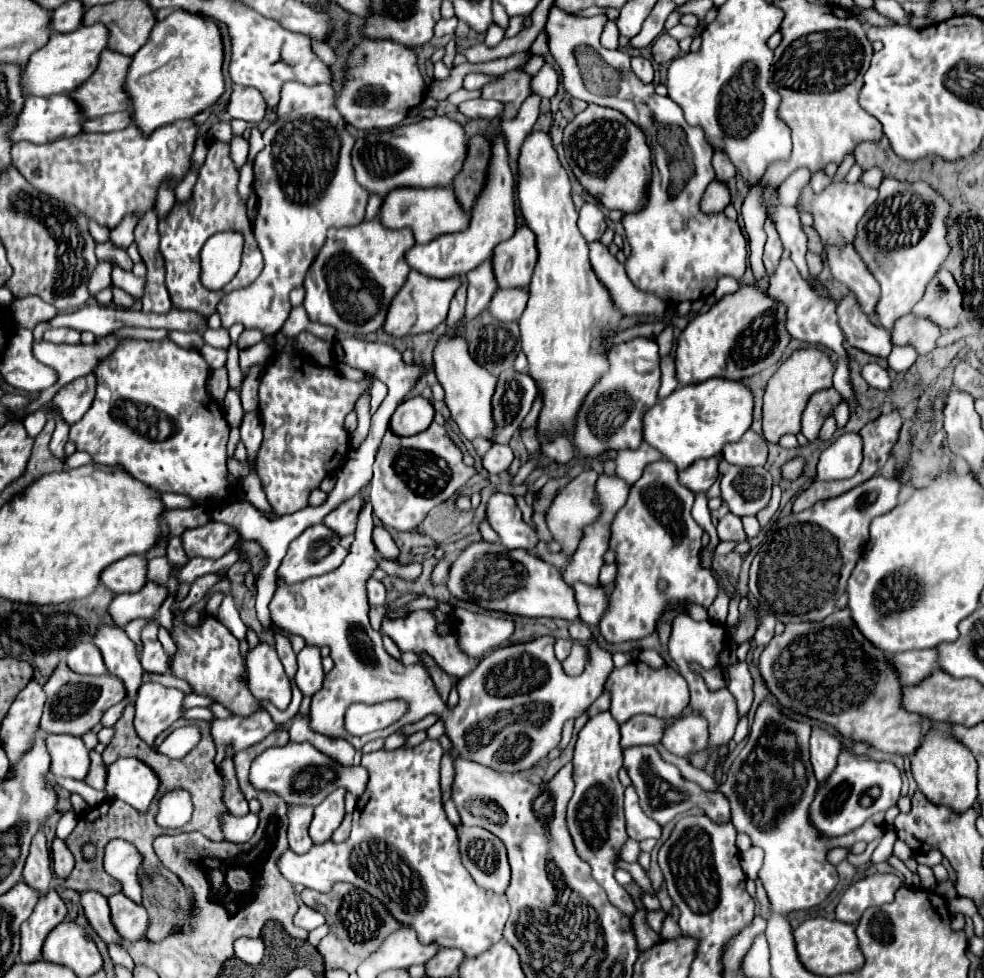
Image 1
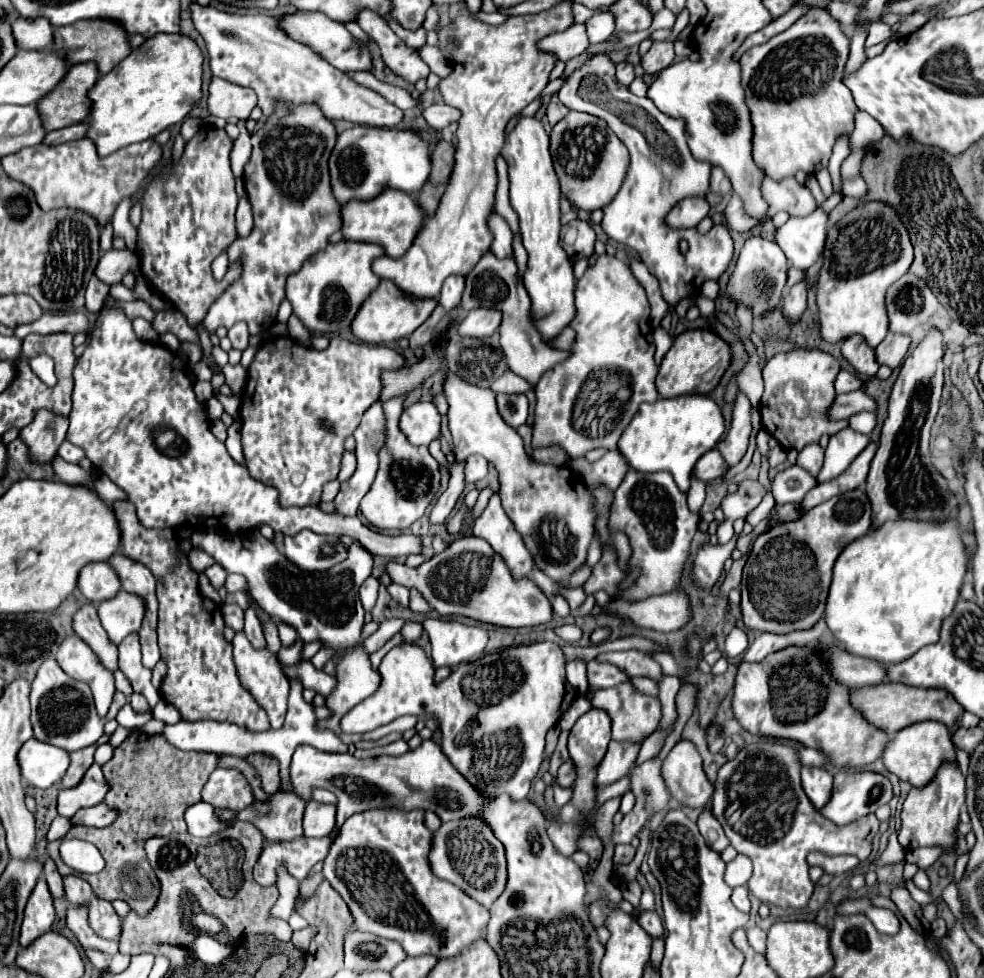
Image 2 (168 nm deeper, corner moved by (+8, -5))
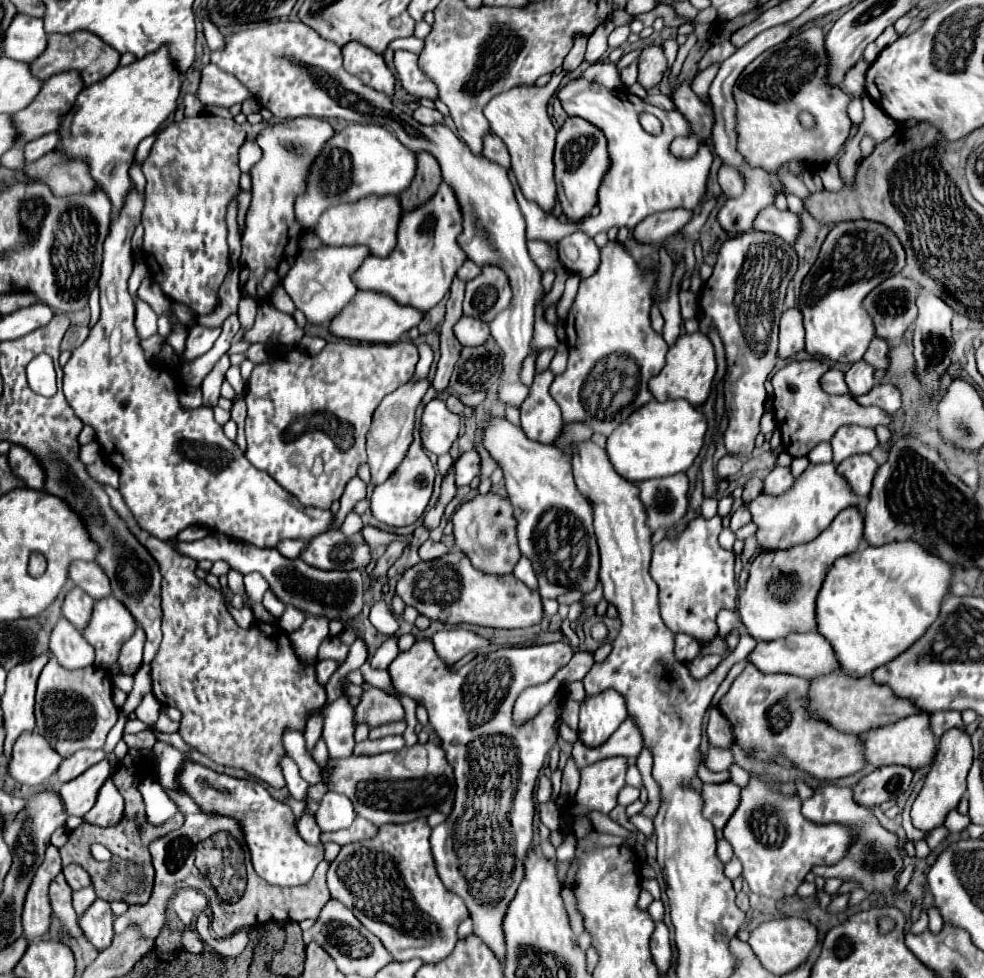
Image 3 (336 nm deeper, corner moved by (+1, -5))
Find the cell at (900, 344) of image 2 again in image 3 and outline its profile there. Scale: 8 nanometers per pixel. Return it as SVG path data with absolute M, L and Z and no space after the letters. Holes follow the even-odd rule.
M875 337L875 341L871 341L867 353L863 355L863 361L869 363L873 369L887 369L887 349L889 349L889 343Z

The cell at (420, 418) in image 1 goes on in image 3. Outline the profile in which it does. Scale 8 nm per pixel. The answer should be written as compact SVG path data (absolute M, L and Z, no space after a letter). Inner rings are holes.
M441 397L429 401L421 419L423 447L435 455L443 455L449 451L457 435L459 435L459 415L451 413L445 405L445 399Z

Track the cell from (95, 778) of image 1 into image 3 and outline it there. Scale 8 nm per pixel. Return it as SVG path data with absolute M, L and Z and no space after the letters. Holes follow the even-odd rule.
M81 749L79 753L73 753L71 757L67 757L59 769L57 769L57 779L59 783L67 783L75 777L79 777L83 771L87 771L91 765L99 763L101 759L105 759L105 753L99 751L89 751L89 749Z

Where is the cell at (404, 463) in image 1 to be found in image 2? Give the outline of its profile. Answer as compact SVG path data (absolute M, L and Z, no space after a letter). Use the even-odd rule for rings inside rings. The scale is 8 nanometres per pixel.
M402 399L386 401L382 407L384 407L384 417L386 417L386 425L384 425L386 439L384 439L384 447L378 451L380 467L378 467L376 479L370 491L364 495L360 503L360 511L368 519L368 523L372 523L374 527L382 531L406 529L426 513L426 509L438 495L440 465L430 455L428 447L416 447L404 437L404 433L400 433L398 419L402 413Z

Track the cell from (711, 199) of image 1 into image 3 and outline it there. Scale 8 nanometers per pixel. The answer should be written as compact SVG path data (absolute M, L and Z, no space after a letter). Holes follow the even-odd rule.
M673 209L645 217L635 229L633 239L637 243L663 243L667 237L675 235L691 217L691 211Z

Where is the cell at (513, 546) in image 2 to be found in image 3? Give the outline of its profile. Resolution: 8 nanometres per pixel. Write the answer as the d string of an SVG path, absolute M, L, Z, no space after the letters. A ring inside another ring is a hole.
M521 557L519 559L519 563L515 565L515 571L513 571L513 575L517 577L517 579L521 579L527 587L531 587L531 589L537 589L537 581L535 581L535 573L533 573L533 569L531 569L531 561L527 561L527 557Z

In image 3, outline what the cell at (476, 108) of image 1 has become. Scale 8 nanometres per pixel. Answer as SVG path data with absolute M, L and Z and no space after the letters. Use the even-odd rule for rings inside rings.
M419 105L415 111L413 111L413 119L423 123L423 125L437 125L437 123L443 123L443 115L437 111L437 109L427 109L423 105Z

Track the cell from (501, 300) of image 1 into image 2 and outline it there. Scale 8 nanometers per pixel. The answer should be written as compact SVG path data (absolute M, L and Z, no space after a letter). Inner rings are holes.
M488 307L472 309L466 315L466 321L462 319L458 333L464 337L476 337L476 339L490 337L494 331L498 331L500 321L502 321L502 315L498 309L488 309Z

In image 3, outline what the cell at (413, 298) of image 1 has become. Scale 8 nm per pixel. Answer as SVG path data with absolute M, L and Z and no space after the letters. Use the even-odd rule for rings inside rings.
M359 291L355 297L343 307L341 313L337 313L329 321L329 333L339 339L347 341L361 341L361 343L395 343L407 333L411 327L417 327L423 319L423 313L411 307L403 307L389 299L383 293L373 291Z

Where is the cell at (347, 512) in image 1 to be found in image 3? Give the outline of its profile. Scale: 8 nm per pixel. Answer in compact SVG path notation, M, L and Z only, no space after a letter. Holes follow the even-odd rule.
M417 379L417 381L409 381L403 387L399 387L397 391L393 391L391 395L387 395L381 405L377 407L375 415L373 415L373 425L371 431L367 435L367 455L369 455L369 469L371 469L371 483L379 485L385 481L385 473L393 473L399 463L403 461L403 457L407 455L409 445L413 443L413 429L415 429L415 409L421 403L427 387L429 387L429 379Z

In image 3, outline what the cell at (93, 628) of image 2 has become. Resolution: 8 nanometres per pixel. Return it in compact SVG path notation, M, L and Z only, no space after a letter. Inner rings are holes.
M73 587L61 605L63 617L69 619L77 629L83 629L83 625L87 625L87 617L91 615L91 605L93 605L93 597L89 597L87 593L83 593L83 589Z

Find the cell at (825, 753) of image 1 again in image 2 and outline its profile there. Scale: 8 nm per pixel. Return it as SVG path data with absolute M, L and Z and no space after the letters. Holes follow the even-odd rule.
M802 767L802 787L816 809L820 809L832 793L832 775L824 767Z

